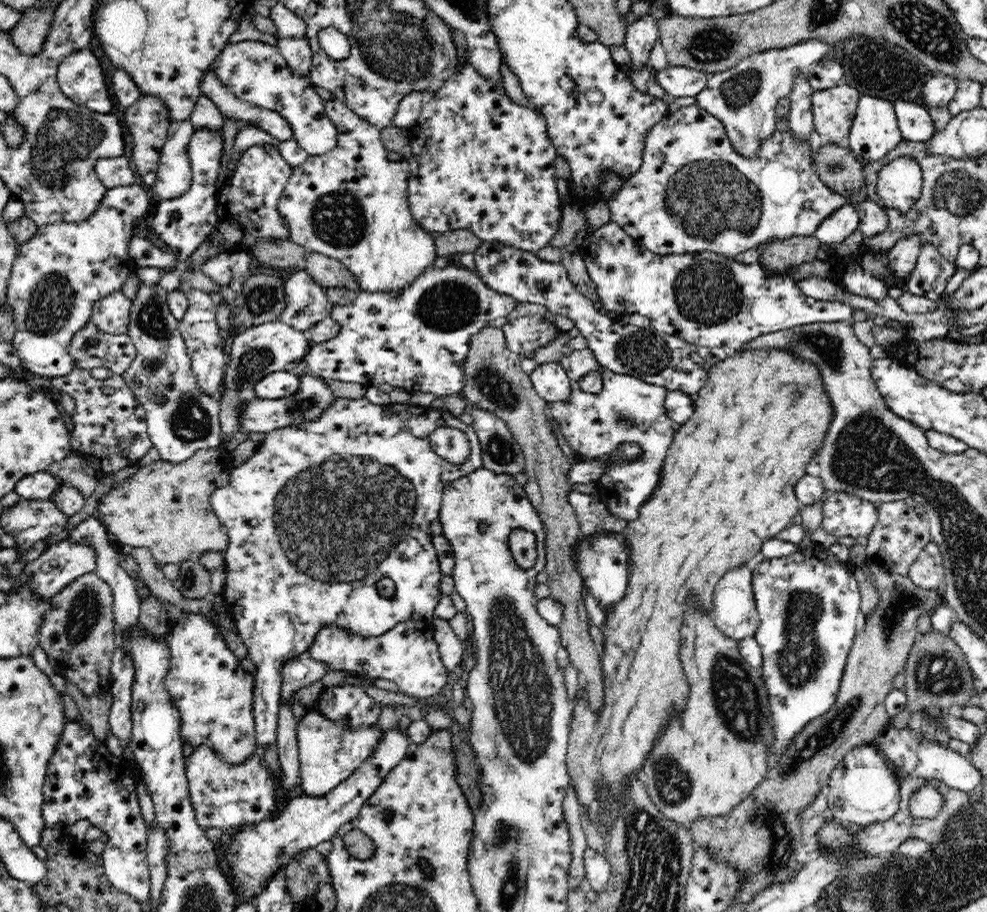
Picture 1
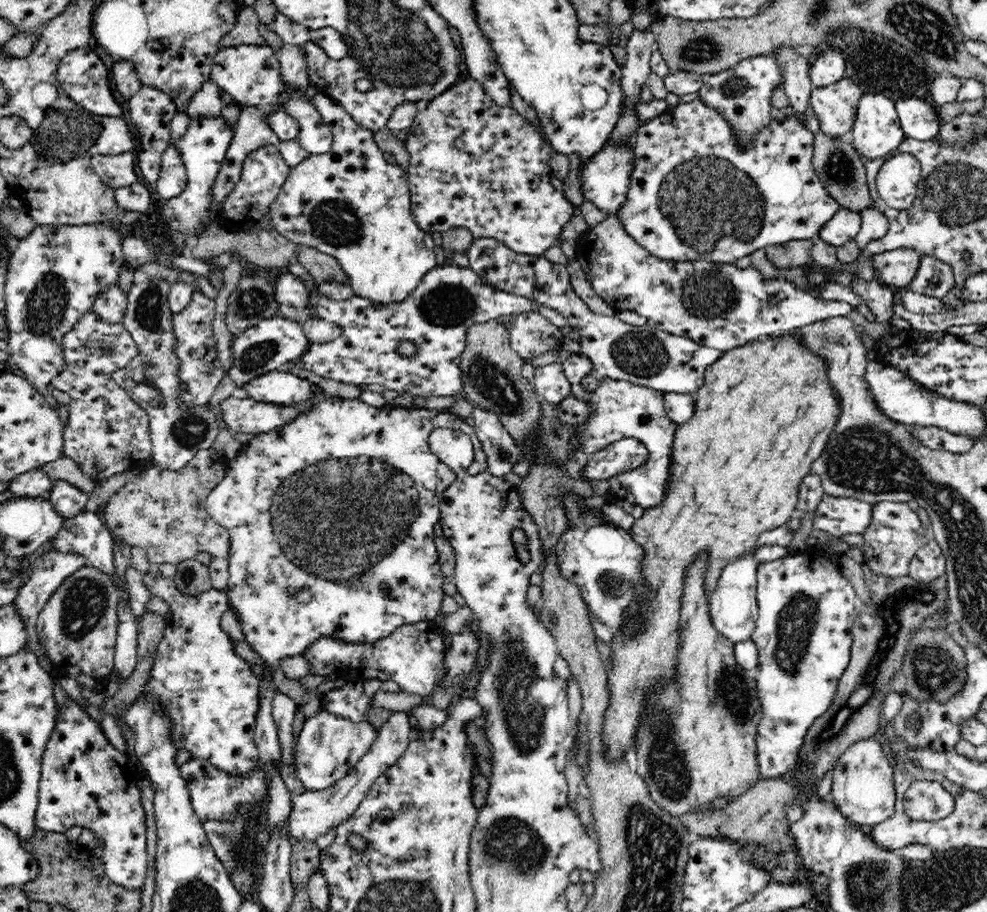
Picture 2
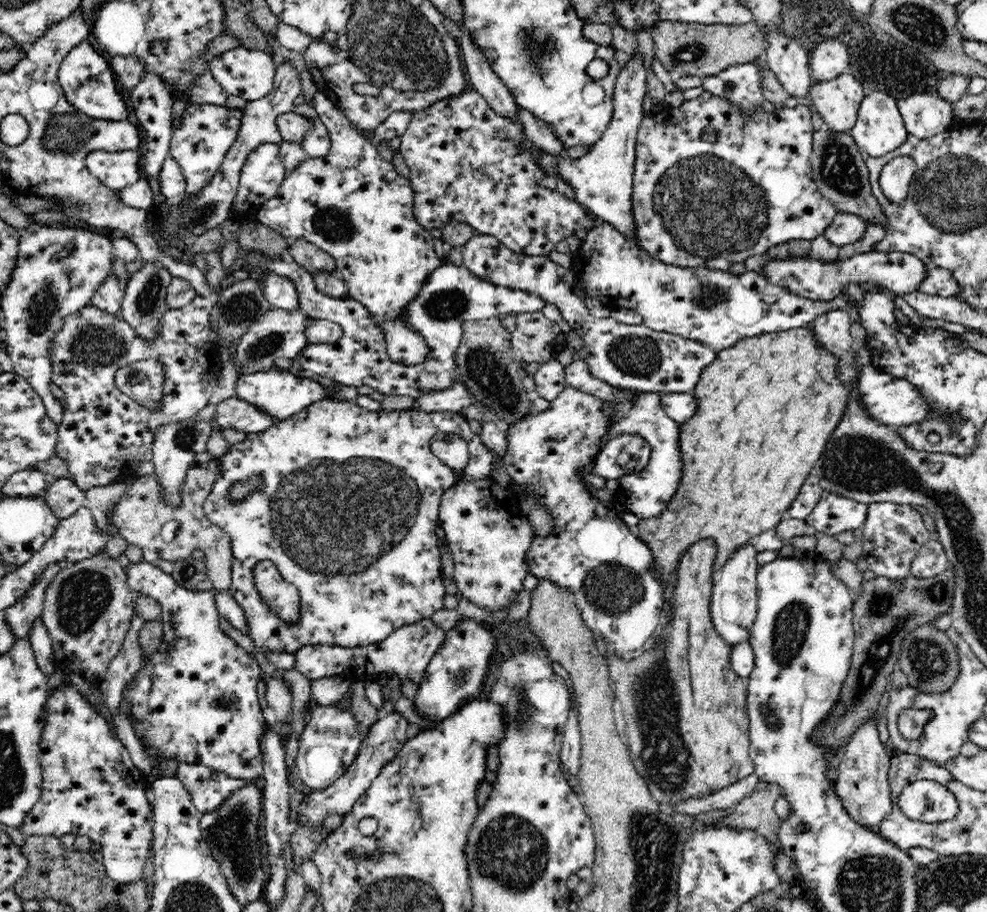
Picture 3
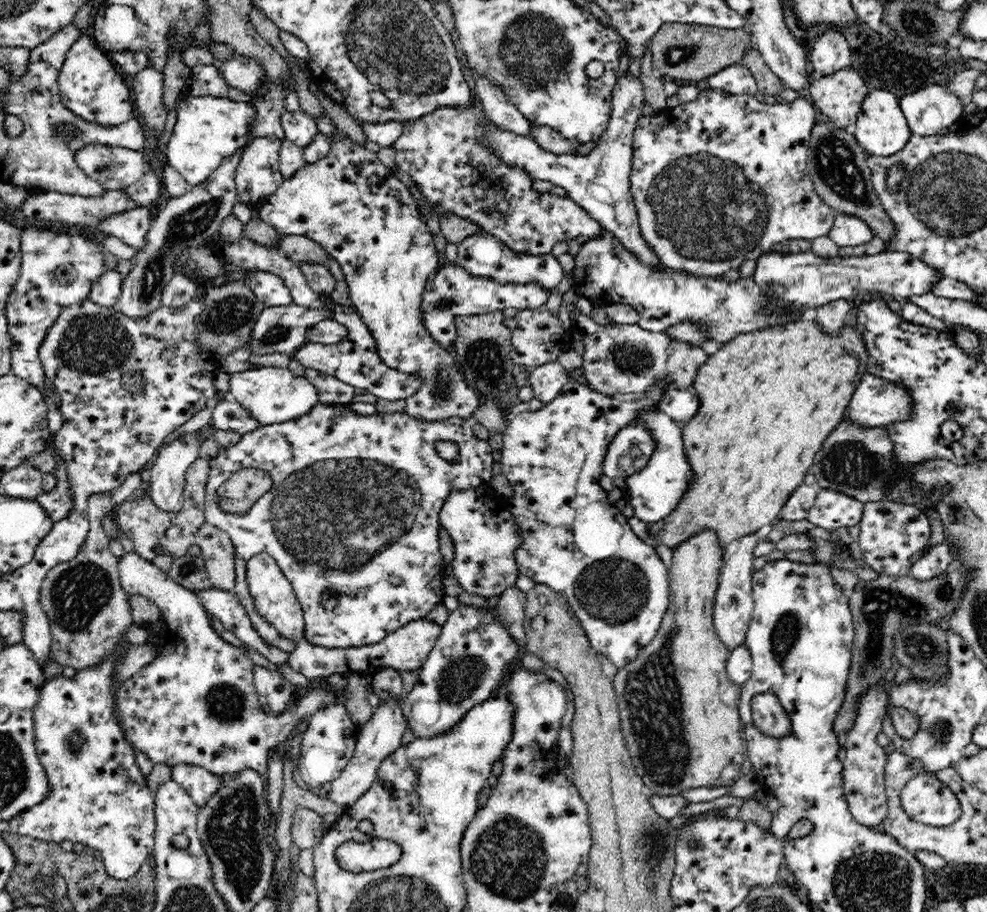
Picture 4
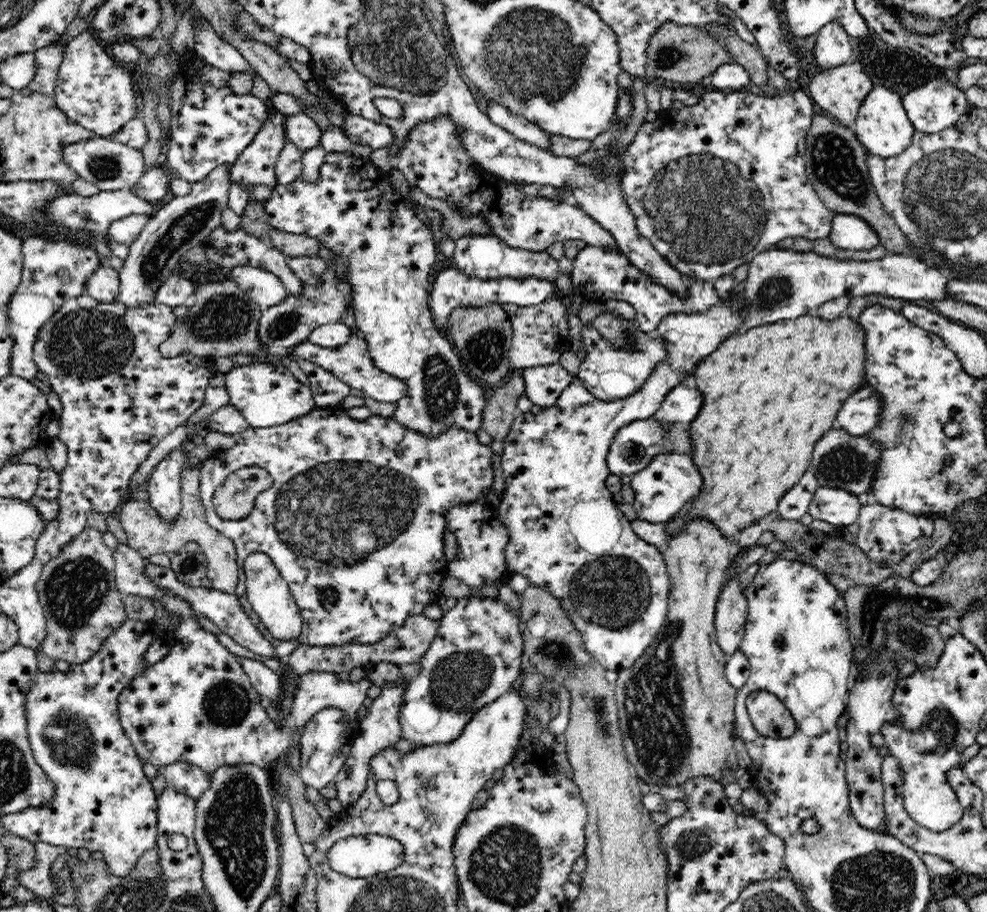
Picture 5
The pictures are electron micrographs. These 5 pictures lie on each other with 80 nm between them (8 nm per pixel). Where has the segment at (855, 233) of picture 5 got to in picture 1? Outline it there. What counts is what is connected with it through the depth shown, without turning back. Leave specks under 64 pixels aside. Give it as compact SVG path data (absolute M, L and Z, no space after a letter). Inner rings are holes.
M853 204L843 205L819 225L813 236L821 244L835 246L843 243L854 233L856 228L859 228L857 206Z

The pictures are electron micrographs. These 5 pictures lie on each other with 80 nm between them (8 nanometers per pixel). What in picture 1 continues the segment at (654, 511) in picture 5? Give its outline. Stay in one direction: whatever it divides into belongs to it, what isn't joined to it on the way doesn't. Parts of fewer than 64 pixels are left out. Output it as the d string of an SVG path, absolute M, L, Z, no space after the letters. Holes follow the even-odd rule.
M588 347L581 350L573 350L571 354L560 355L559 363L567 372L569 381L571 382L571 395L567 401L549 402L547 403L548 416L558 422L560 432L574 450L574 453L584 457L584 461L604 461L613 456L616 448L622 442L635 442L644 450L644 458L635 462L612 463L601 476L596 480L602 492L608 492L609 496L601 496L602 502L609 508L614 510L614 516L620 520L630 521L636 520L639 515L639 508L651 498L658 487L662 476L662 468L666 456L670 450L672 440L677 431L677 426L667 420L667 412L665 409L665 398L667 391L664 387L656 384L645 383L638 378L632 376L616 374L600 365L594 357L594 353ZM590 372L600 372L602 375L603 385L598 393L584 392L578 385L578 380Z

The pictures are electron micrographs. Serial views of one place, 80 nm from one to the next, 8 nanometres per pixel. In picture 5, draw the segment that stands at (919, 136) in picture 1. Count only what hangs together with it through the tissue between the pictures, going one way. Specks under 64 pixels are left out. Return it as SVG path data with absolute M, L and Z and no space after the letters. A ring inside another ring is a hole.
M939 77L908 92L902 102L915 130L924 133L942 132L970 108L965 92L950 79Z

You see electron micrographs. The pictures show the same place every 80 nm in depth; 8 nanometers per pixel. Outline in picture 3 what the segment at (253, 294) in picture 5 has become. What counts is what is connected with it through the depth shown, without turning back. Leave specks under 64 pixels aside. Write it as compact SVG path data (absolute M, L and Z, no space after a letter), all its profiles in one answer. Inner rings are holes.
M269 272L265 274L263 281L259 280L259 282L264 298L268 299L273 308L290 313L300 310L296 288L290 279Z

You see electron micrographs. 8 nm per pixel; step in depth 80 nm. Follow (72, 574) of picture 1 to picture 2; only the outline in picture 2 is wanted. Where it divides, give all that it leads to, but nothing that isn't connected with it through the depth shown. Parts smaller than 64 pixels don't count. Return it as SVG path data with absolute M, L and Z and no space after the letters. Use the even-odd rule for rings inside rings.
M51 549L51 551L44 553L27 564L27 566L31 567L31 573L27 578L27 582L18 589L18 594L13 602L14 605L16 605L16 611L18 611L20 617L24 619L24 625L26 625L26 631L28 631L27 645L32 649L33 654L37 658L43 654L41 651L41 644L39 643L36 634L36 621L38 620L40 611L44 608L44 604L48 602L48 599L52 596L53 592L56 592L56 588L61 584L61 581L66 576L69 576L74 570L81 568L82 565L87 564L88 562L89 560L86 559L84 555Z

